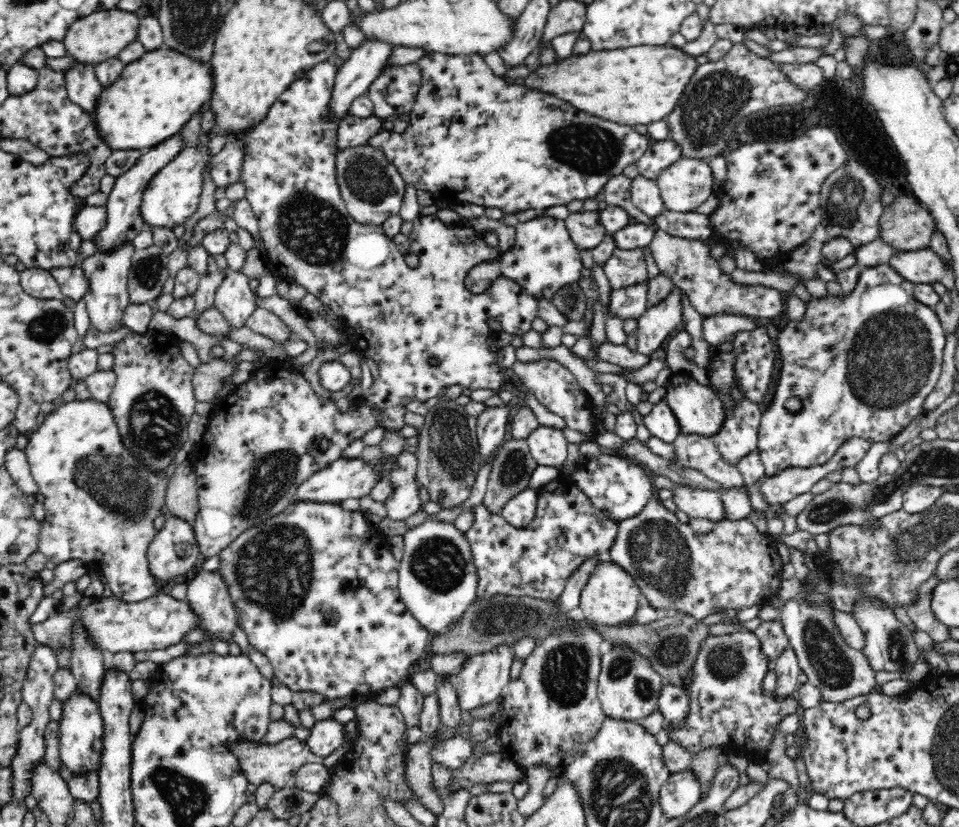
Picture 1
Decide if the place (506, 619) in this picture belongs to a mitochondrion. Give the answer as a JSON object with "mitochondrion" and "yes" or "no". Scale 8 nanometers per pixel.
{"mitochondrion":"yes"}

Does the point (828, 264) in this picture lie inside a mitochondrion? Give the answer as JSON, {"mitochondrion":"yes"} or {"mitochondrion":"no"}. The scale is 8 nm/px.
{"mitochondrion":"no"}

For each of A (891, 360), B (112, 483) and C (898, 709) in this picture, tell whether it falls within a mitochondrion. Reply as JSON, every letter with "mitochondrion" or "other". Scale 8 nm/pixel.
{"A":"mitochondrion","B":"mitochondrion","C":"other"}

